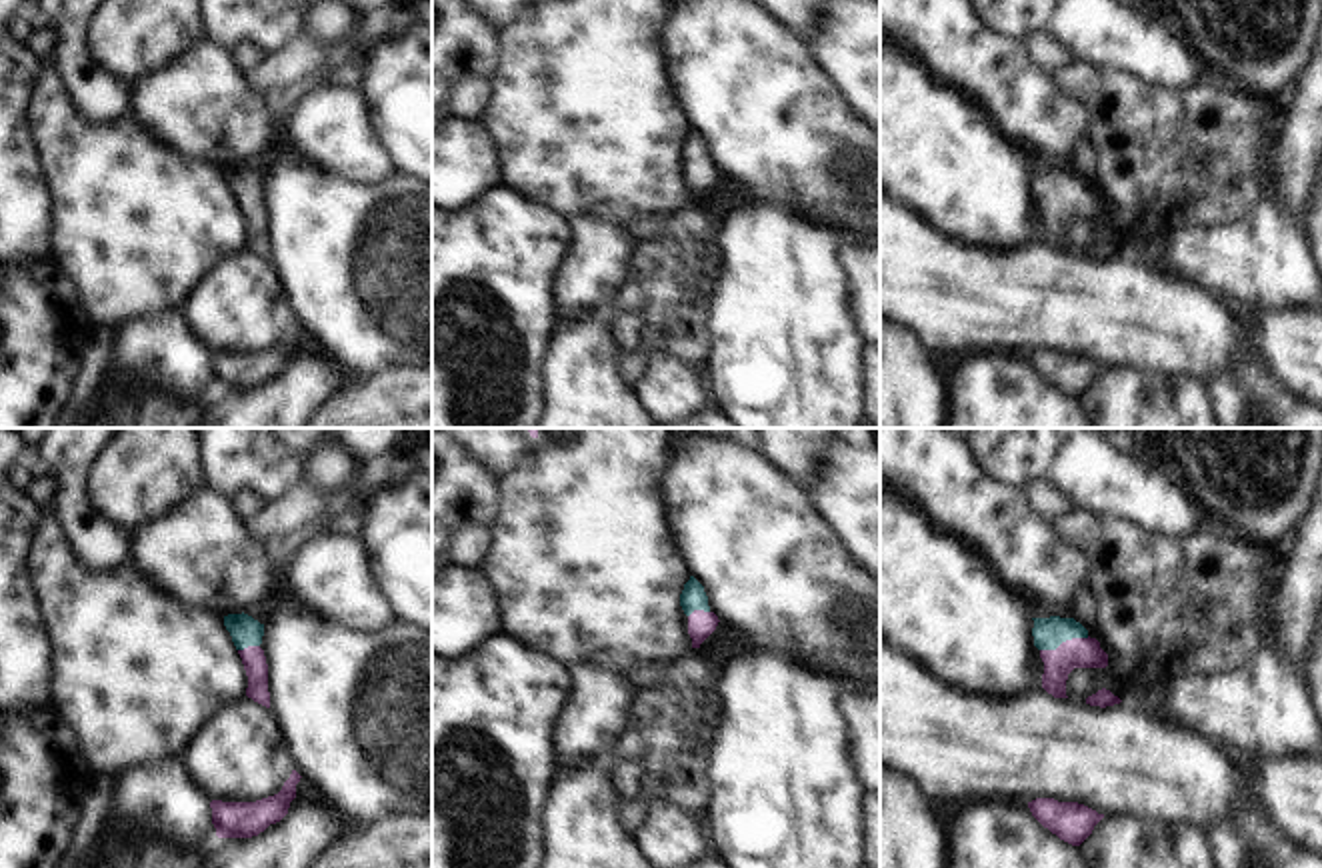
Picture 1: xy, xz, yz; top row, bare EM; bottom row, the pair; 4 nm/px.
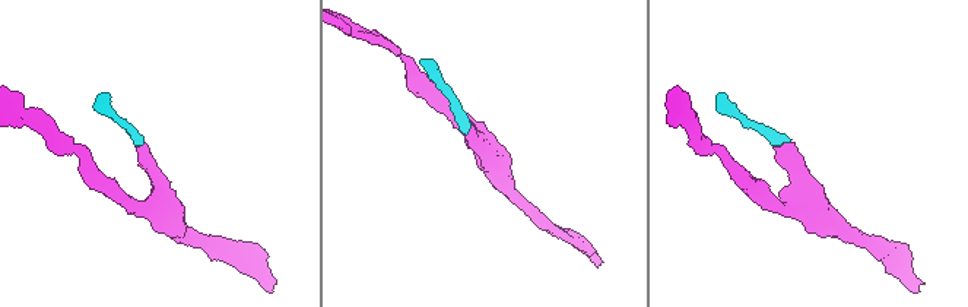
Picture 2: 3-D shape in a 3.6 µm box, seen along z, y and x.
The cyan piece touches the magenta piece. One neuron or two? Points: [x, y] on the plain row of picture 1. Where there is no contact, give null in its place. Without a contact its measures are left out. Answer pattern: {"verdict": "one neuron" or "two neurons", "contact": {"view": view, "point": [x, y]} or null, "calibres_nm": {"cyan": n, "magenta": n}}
{"verdict": "one neuron", "contact": {"view": "yz", "point": [1064, 192]}, "calibres_nm": {"cyan": 130, "magenta": 130}}

